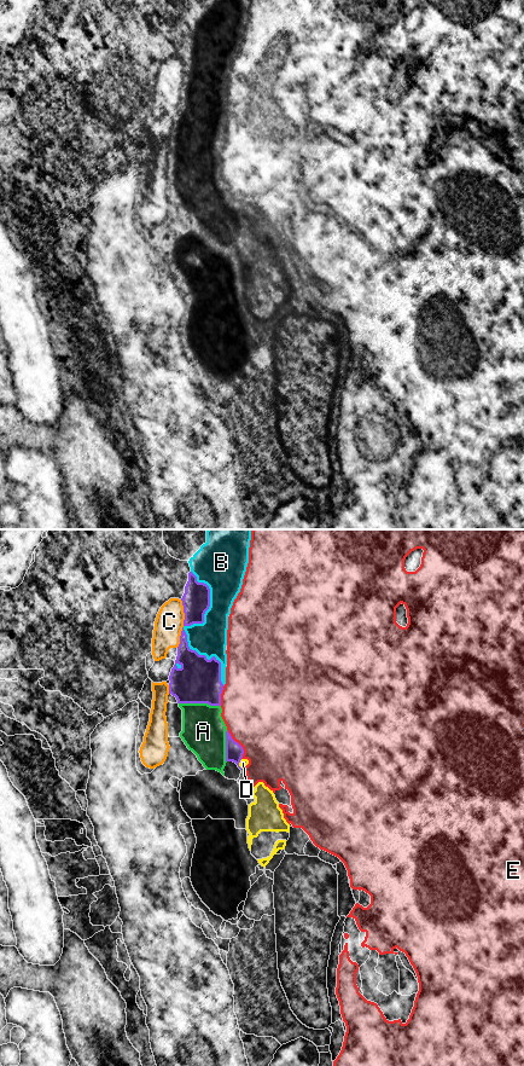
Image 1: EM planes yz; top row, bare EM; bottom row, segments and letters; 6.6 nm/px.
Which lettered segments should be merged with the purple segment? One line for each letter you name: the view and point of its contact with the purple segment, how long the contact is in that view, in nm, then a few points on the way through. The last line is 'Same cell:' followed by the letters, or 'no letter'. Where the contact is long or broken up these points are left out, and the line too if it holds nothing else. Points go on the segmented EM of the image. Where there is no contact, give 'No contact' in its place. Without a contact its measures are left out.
A: Touches purple at yz (199, 702). Shared border 280 nm
B: Touches purple at yz (185, 625). Shared border 800 nm
Same cell: A, B

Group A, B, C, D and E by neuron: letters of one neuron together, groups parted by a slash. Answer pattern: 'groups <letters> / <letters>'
groups A B / C / D / E

